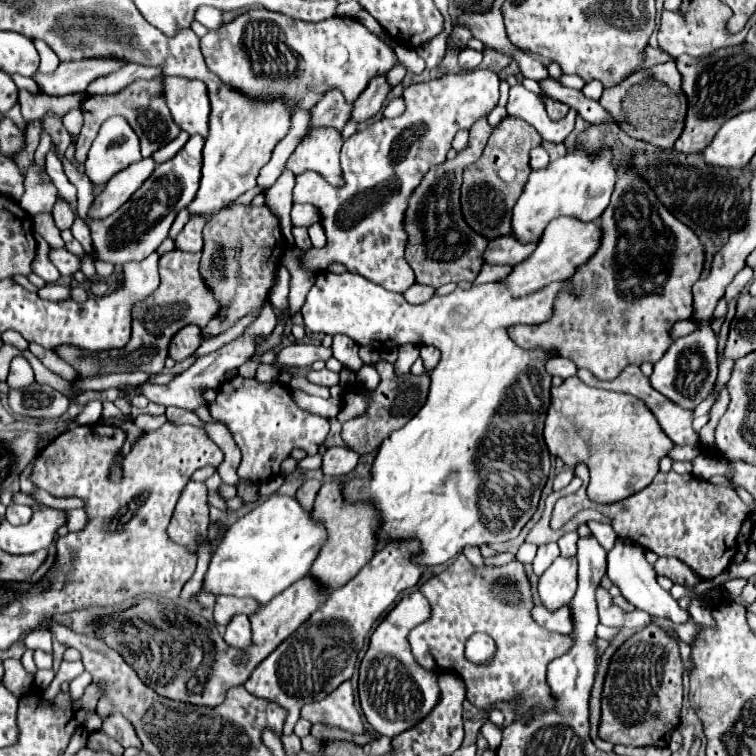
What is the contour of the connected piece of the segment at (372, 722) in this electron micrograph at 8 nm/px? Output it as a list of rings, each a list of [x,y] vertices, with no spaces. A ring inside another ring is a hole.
[[[420,591],[401,598],[401,602],[383,618],[369,640],[369,650],[365,652],[359,666],[359,700],[367,724],[381,736],[395,738],[401,732],[417,726],[431,710],[439,704],[439,682],[437,672],[419,666],[411,654],[407,636],[411,628],[425,622],[431,614],[428,600]]]

